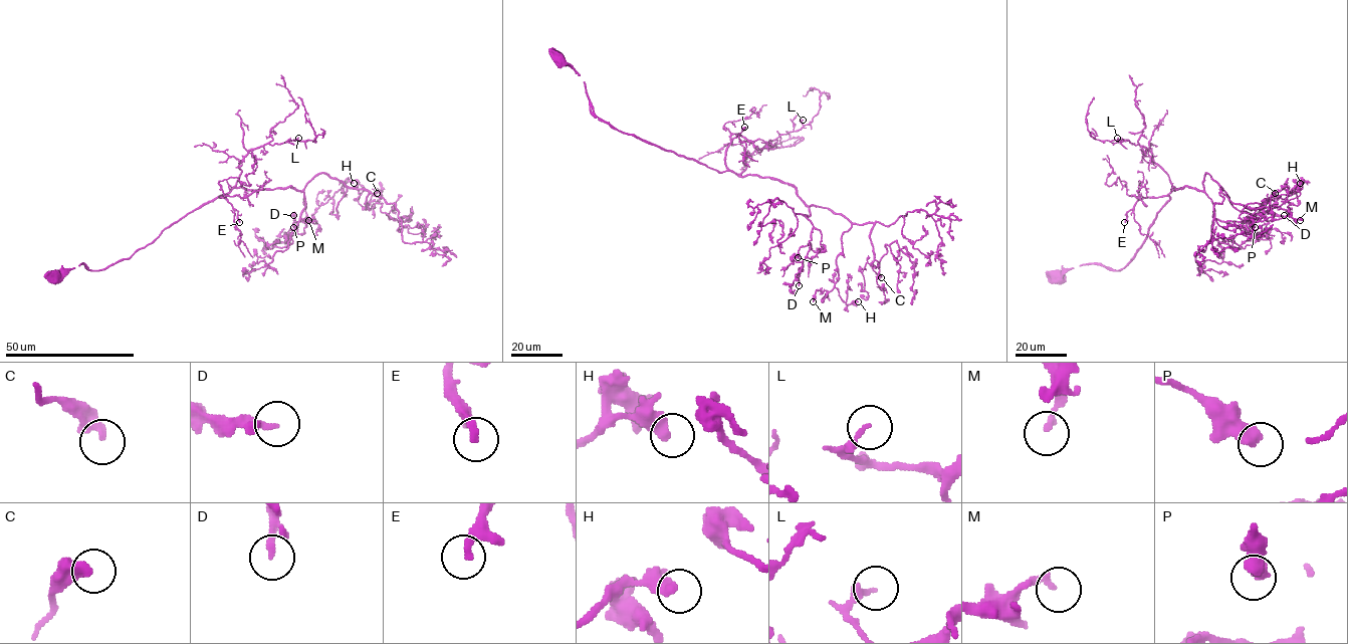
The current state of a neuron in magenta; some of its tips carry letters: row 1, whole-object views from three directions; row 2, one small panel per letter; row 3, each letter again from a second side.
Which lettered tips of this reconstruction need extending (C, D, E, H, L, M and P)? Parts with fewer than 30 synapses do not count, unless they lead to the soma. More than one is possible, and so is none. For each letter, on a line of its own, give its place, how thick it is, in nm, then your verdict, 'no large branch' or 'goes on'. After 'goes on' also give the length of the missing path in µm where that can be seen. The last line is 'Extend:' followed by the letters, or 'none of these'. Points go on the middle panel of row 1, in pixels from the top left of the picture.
C: place (881, 277); calibre 320 nm; no large branch
D: place (799, 285); calibre 200 nm; no large branch
E: place (744, 127); calibre 280 nm; no large branch
H: place (858, 301); calibre 380 nm; no large branch
L: place (803, 120); calibre 200 nm; no large branch
M: place (813, 301); calibre 200 nm; no large branch
P: place (798, 257); calibre 440 nm; no large branch
Extend: none of these

